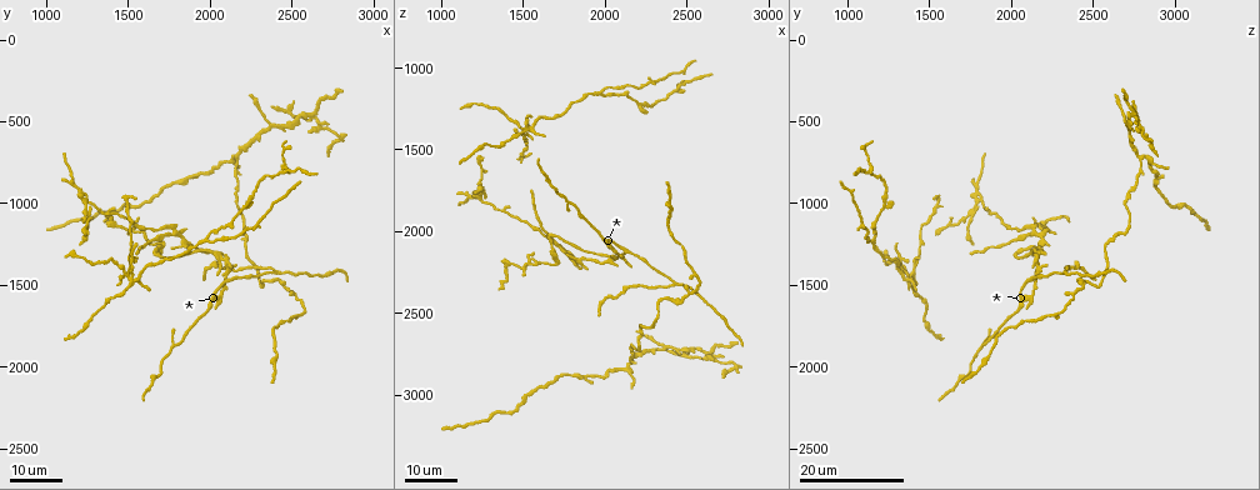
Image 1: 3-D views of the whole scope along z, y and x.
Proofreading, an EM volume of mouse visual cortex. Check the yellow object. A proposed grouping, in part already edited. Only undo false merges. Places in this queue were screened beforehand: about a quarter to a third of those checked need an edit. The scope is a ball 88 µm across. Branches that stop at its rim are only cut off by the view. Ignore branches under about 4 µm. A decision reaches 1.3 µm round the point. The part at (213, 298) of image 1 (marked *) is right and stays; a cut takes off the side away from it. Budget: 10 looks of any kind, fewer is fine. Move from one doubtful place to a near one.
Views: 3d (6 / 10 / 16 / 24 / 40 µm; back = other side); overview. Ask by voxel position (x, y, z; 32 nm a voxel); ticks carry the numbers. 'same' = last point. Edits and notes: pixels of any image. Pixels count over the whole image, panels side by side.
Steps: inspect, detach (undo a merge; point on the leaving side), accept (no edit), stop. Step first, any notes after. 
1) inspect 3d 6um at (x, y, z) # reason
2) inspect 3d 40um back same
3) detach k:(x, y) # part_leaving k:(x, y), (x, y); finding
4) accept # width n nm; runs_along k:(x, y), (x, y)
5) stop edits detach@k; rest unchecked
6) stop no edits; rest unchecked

inspect 3d 24um at (2320, 1480, 2440) # sudden change in width

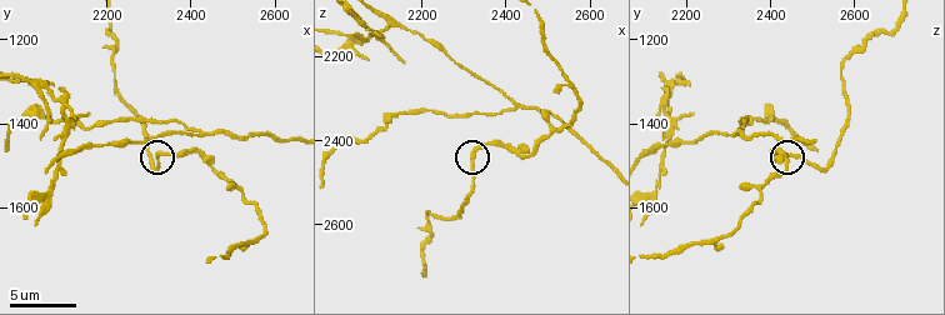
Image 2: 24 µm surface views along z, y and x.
inspect 3d 10um at (2315, 1475, 2455)

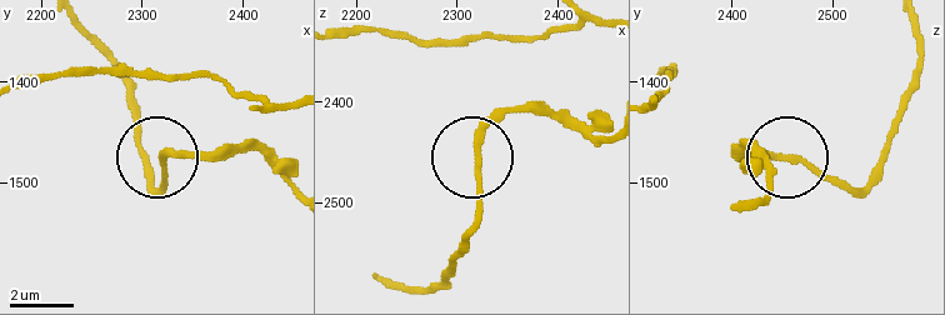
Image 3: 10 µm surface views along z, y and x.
accept # all the same neuron

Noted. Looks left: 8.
inspect 3d 16um at (2160, 1000, 2700) # calibre changes

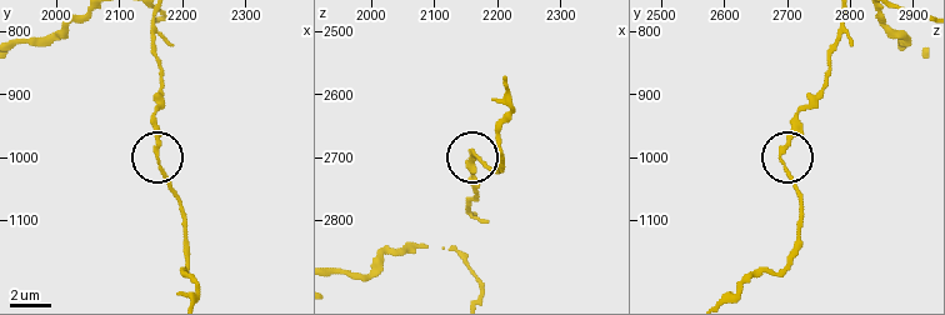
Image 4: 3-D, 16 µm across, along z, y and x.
inspect 3d 10um at (2160, 985, 2695) # closer look

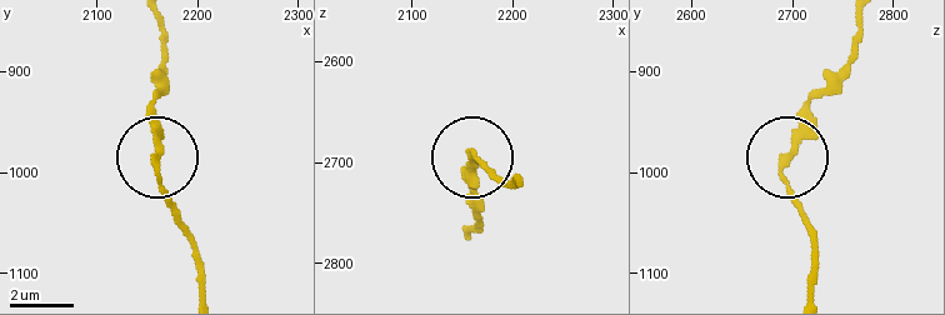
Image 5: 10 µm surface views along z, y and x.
accept # width 190 nm; runs_along 5:(201, 289), (190, 233), (153, 151), (153, 83); one neuron here

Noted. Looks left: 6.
inspect 3d 6um at (2215, 1260, 2570) # calibre changes

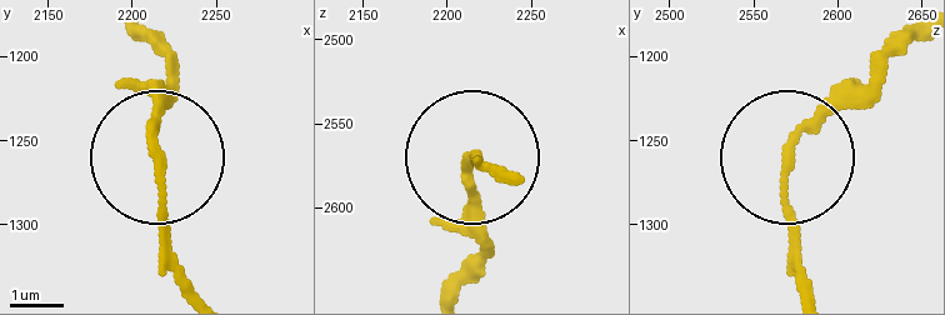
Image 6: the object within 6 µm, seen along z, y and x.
accept # continuous, no second neuron

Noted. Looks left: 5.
inspect 3d 10um at (2090, 1400, 2390) # a narrow waist

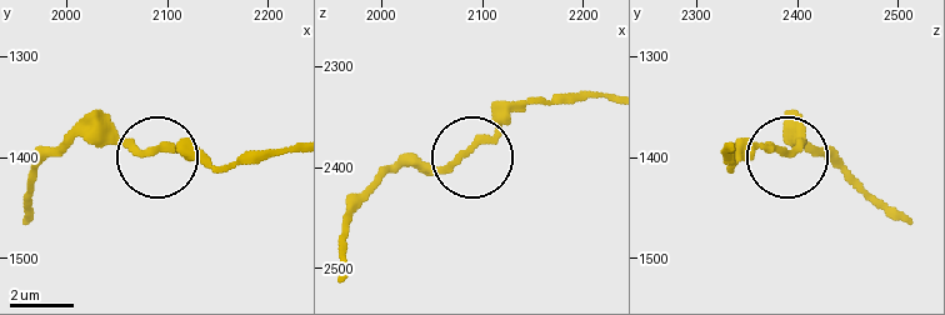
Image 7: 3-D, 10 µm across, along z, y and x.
accept # runs_along 7:(603, 95), (563, 93), (523, 103), (458, 160), (396, 170); continuous, no second neuron

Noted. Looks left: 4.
inspect 3d 16um at (1980, 1240, 1140) # three arms meet

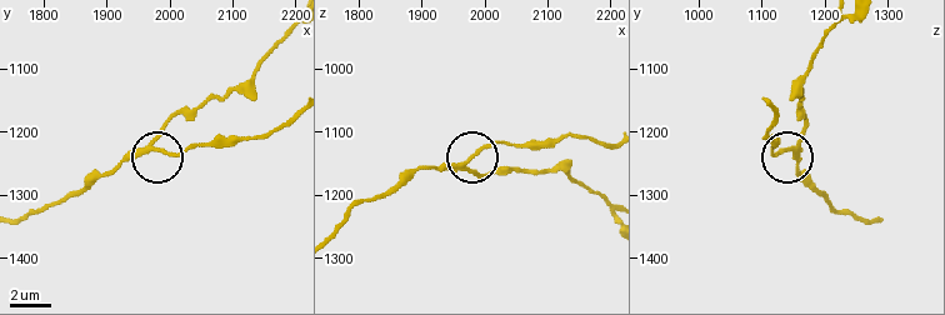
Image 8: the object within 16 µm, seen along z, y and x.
inspect 3d 6um at (1970, 1225, 1155)

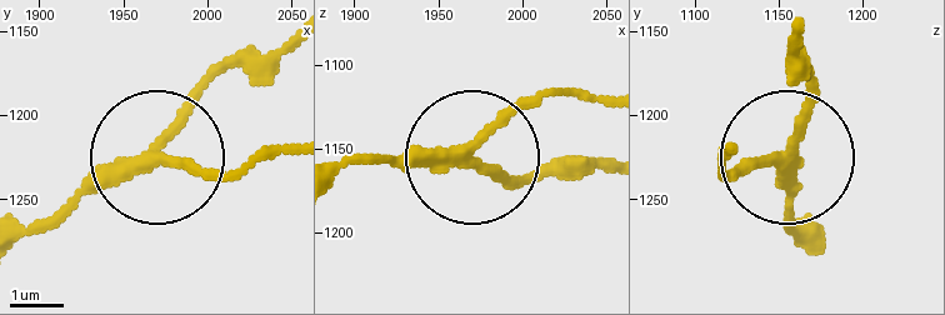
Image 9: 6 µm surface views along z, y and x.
detach 9:(211, 173) # part_leaving 9:(151, 163), (214, 175), (281, 153); a second neuron is stuck on

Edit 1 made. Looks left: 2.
stop edits detach@9; rest unchecked

